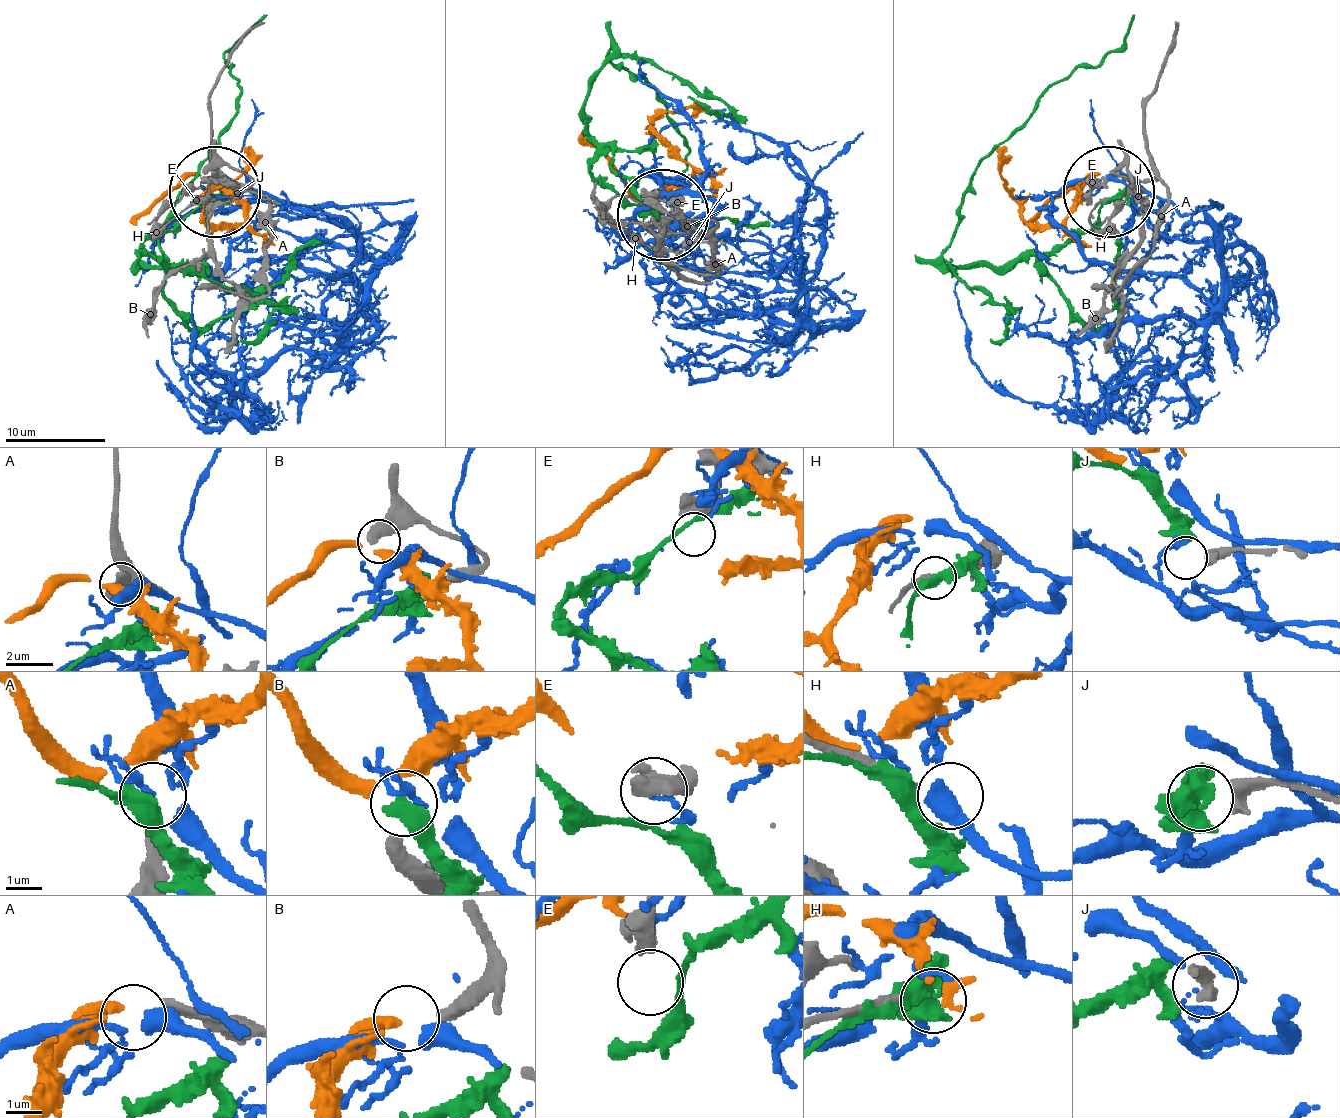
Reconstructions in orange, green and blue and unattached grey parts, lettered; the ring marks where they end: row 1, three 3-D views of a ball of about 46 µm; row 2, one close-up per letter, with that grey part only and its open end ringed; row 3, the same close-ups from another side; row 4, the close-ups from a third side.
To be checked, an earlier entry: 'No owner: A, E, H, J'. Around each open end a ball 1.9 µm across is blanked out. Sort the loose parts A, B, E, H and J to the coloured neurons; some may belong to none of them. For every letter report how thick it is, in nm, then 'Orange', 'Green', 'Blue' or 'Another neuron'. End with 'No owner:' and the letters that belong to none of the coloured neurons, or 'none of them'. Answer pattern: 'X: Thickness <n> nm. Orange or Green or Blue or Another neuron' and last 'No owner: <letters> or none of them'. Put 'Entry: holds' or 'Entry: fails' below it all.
A: Thickness 300 nm. Another neuron
B: Thickness 360 nm. Orange
E: Thickness 600 nm. Another neuron
H: Thickness 170 nm. Another neuron
J: Thickness 440 nm. Another neuron
No owner: A, E, H, J
Entry: holds

